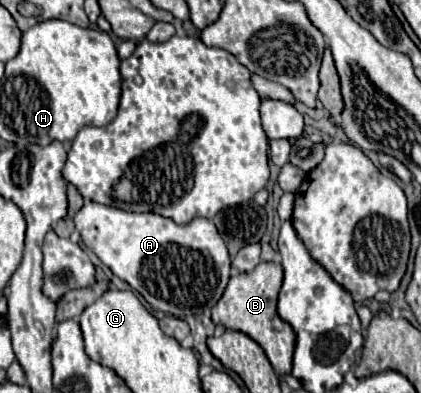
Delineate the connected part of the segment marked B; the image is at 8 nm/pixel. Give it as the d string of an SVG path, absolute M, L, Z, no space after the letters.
M261 262L253 272L231 276L223 298L213 306L213 322L227 330L237 330L253 338L267 354L275 374L285 376L291 372L295 332L277 316L277 294L283 284L283 268L273 262Z

